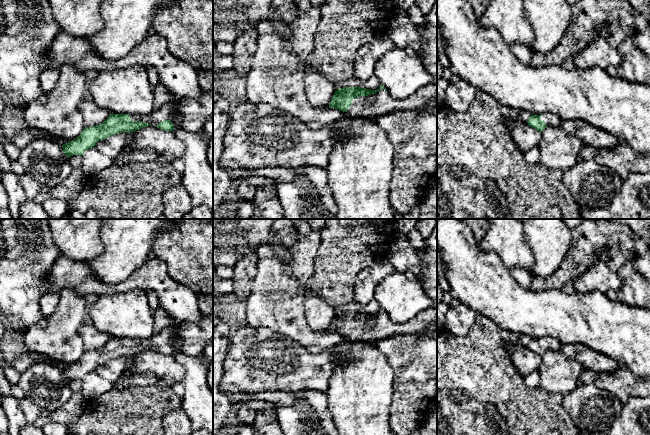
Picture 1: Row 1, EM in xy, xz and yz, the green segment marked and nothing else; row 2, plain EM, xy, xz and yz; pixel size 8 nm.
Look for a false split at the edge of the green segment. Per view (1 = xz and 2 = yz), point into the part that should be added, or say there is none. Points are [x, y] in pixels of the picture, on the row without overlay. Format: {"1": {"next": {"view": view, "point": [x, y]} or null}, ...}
{"1": {"next": {"view": "xz", "point": [381, 326]}}, "2": {"next": {"view": "yz", "point": [550, 343]}}}

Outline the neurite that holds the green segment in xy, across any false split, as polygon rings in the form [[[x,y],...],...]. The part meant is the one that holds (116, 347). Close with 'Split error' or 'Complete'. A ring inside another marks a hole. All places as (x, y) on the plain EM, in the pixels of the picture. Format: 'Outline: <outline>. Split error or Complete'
Outline: [[[213,314],[203,315],[199,323],[182,321],[175,330],[165,328],[159,333],[153,333],[149,339],[113,338],[100,349],[85,351],[81,358],[62,369],[63,376],[69,382],[73,379],[83,379],[97,366],[122,356],[133,356],[143,351],[152,350],[164,355],[173,355],[170,345],[172,338],[182,342],[182,351],[186,354],[200,355],[209,343],[213,343]]]. Split error

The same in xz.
Outline: [[[381,308],[377,314],[362,311],[337,313],[329,331],[346,336],[351,341],[375,341],[393,335],[424,332],[437,324],[437,308],[420,312],[412,320],[397,324]]]. Split error

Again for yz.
Outline: [[[551,337],[533,339],[529,341],[527,347],[530,351],[542,356],[547,350],[560,350],[561,344],[558,340]]]. Split error

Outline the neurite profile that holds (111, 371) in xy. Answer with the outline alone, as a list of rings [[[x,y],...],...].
[[[122,356],[97,366],[94,372],[110,383],[115,383],[131,363],[131,356]]]

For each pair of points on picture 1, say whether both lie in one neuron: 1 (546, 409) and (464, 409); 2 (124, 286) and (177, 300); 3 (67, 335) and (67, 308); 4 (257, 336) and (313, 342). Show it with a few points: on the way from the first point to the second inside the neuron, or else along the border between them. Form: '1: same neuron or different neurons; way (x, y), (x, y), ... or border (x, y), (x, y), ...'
1: same neuron; way (526, 409), (503, 409), (493, 401), (484, 404)
2: same neuron; way (137, 283), (160, 283), (165, 287)
3: same neuron; way (67, 328), (67, 315)
4: different neurons; border (272, 329), (287, 335), (313, 353)

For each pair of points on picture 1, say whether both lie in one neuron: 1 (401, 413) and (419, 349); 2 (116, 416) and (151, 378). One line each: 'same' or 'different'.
1: same
2: different

